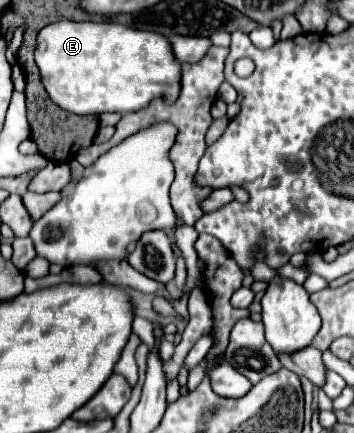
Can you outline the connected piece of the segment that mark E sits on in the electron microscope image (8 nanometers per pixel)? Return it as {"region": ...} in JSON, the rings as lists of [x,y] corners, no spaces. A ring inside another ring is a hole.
{"region":[[[61,20],[45,26],[37,36],[35,62],[41,80],[51,100],[73,114],[103,114],[103,112],[139,112],[153,100],[173,104],[181,92],[181,64],[173,56],[171,44],[165,36],[147,30],[127,28],[113,22],[69,22]]]}

